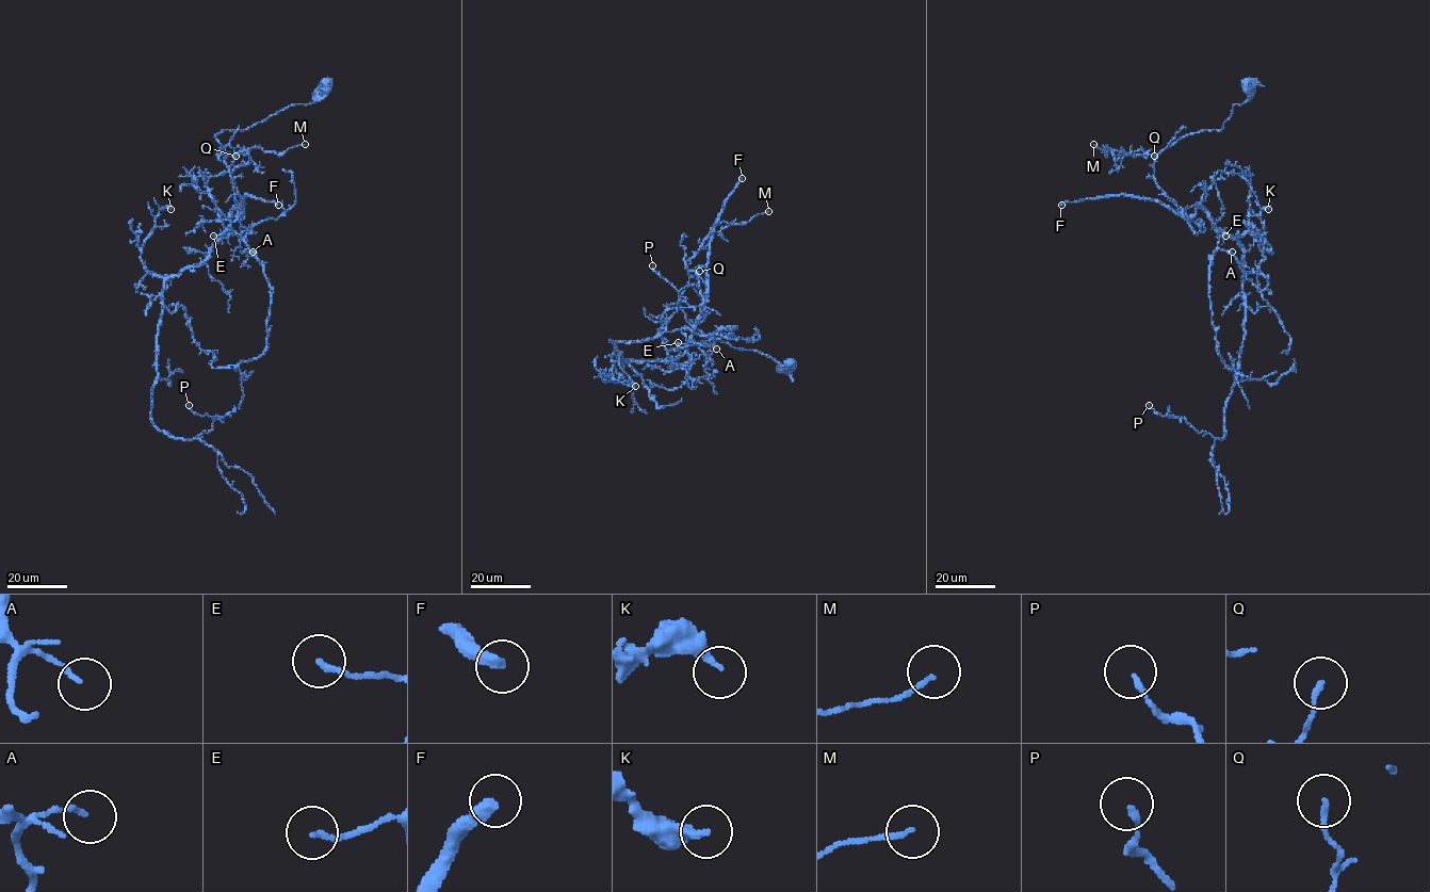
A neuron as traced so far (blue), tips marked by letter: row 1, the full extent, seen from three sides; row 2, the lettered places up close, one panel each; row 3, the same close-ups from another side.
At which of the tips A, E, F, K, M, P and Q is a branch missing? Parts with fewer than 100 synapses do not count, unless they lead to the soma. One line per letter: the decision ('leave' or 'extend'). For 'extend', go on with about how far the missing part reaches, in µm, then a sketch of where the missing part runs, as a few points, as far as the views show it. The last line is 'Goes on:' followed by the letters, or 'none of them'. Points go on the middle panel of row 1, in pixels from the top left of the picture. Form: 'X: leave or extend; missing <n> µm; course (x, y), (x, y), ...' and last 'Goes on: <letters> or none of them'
A: leave
E: leave
F: extend; missing 800 µm
K: leave
M: leave
P: leave
Q: leave
Goes on: F

